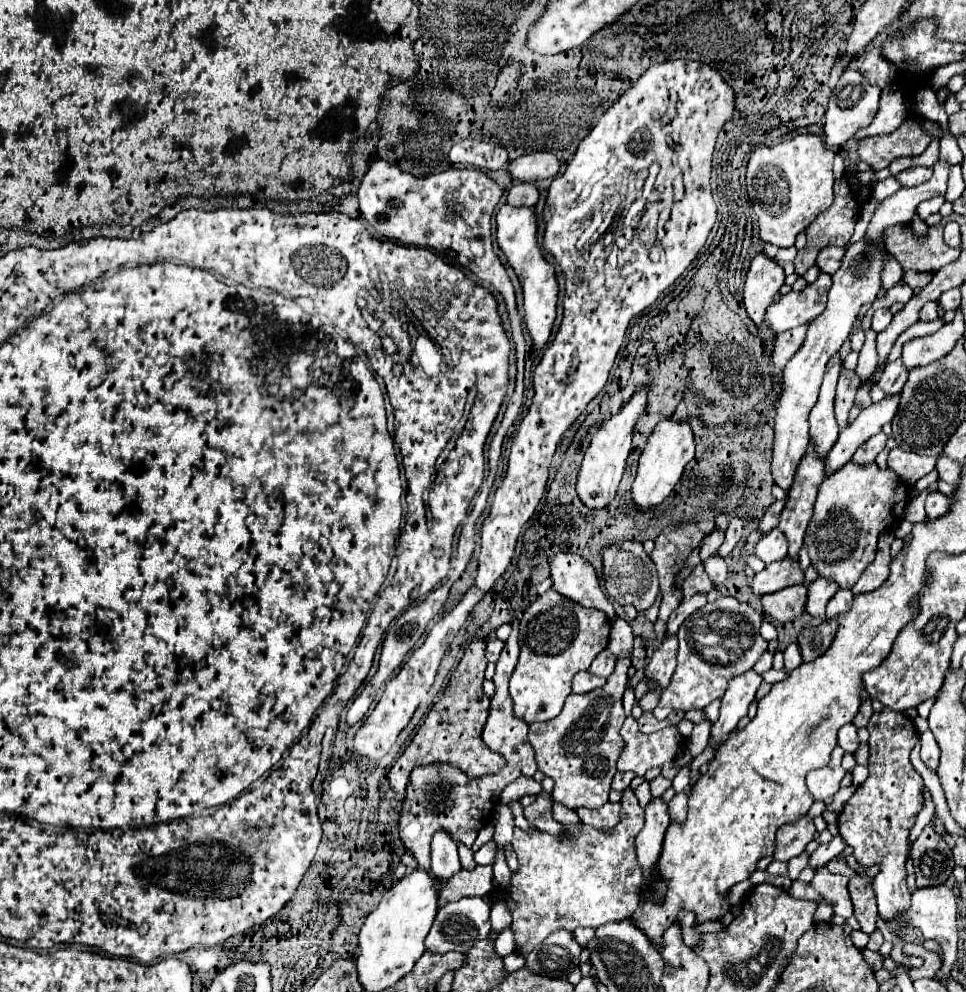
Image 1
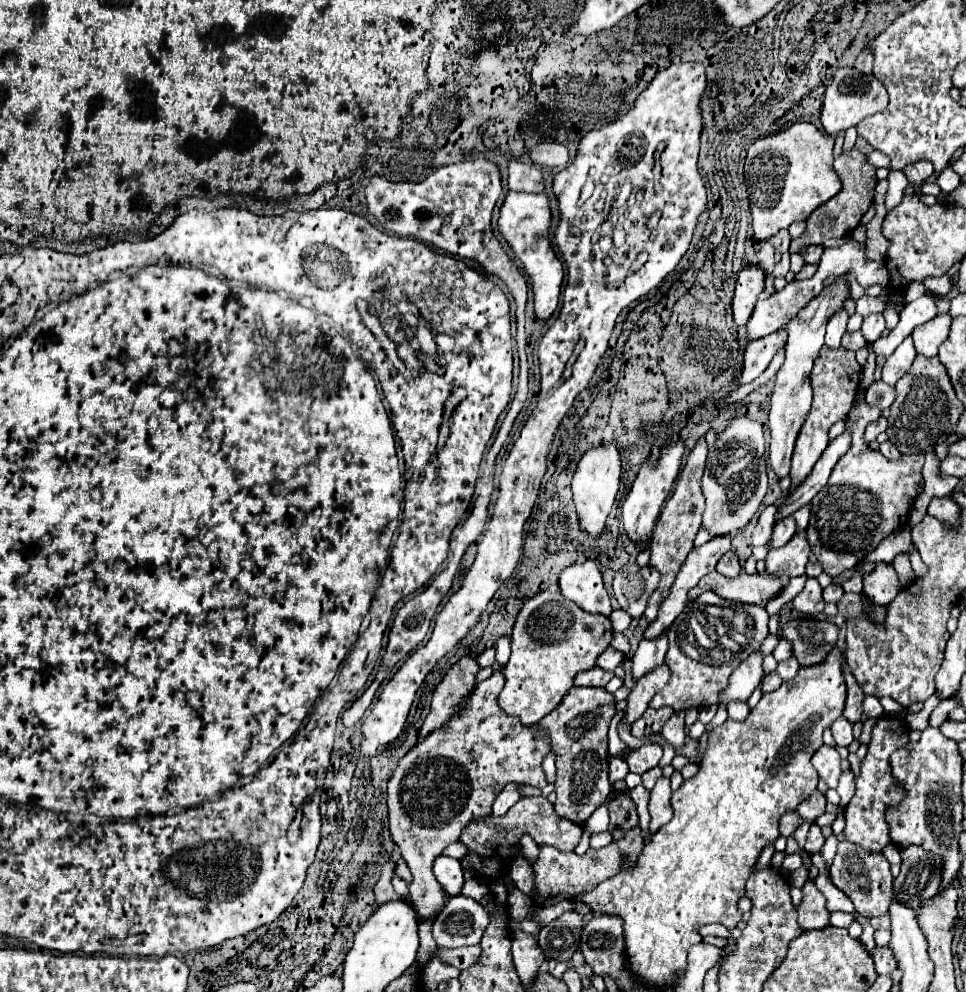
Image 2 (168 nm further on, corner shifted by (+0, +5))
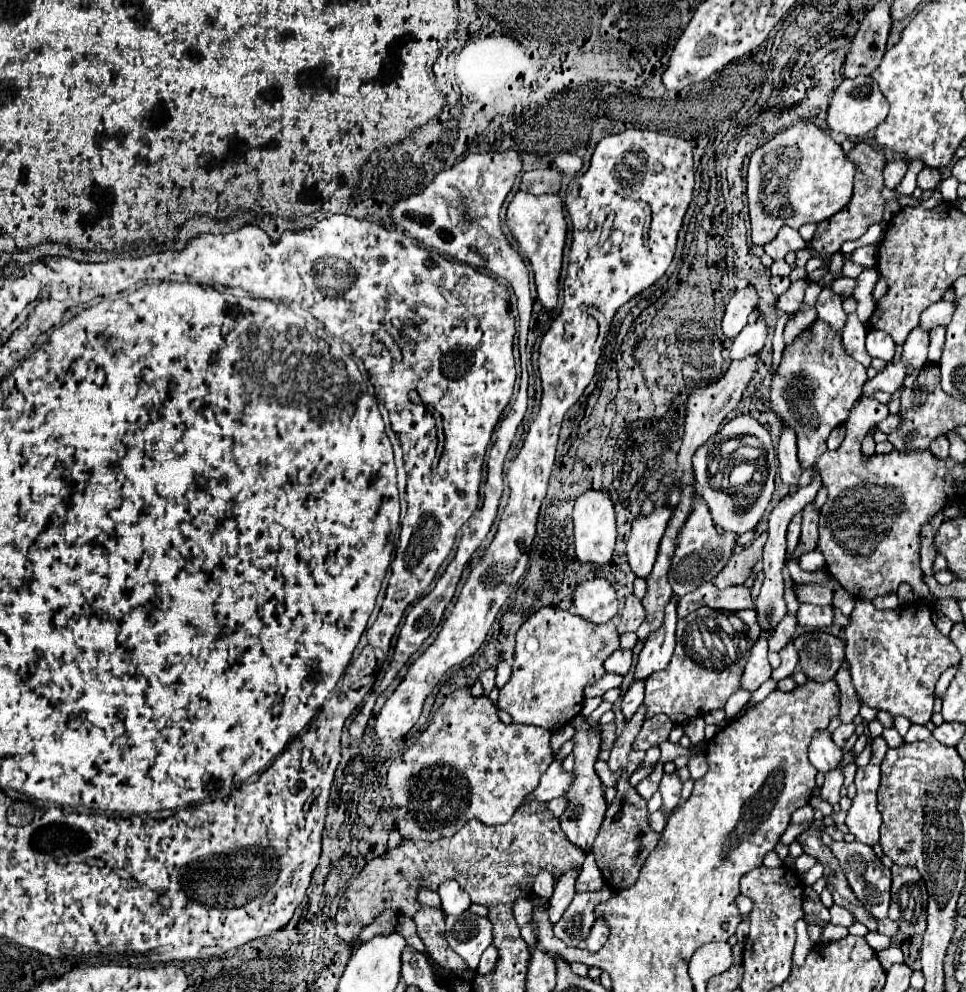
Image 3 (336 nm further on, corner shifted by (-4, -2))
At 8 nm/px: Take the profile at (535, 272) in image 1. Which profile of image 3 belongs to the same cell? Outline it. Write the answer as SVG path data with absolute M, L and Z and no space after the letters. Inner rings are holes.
M519 190L507 208L507 226L533 268L537 296L541 304L549 312L555 310L557 300L559 300L559 274L561 274L561 258L563 258L565 234L567 234L567 222L563 216L561 198L557 194L533 196Z

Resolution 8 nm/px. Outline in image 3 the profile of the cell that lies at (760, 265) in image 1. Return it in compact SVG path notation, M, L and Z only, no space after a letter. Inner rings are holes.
M745 286L741 290L737 290L729 304L727 304L727 312L723 316L723 334L727 338L735 338L747 324L747 318L751 314L751 310L757 306L759 302L759 294L757 290L753 290L753 286Z

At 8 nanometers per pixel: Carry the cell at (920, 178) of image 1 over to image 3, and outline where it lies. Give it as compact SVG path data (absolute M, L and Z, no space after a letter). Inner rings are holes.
M925 166L925 168L919 172L919 176L917 176L917 186L919 186L921 190L935 190L937 184L939 184L939 180L941 180L939 170Z

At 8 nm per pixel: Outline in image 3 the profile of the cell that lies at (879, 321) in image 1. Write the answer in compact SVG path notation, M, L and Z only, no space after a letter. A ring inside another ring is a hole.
M869 330L867 332L867 352L871 358L891 360L895 356L895 342L883 330Z

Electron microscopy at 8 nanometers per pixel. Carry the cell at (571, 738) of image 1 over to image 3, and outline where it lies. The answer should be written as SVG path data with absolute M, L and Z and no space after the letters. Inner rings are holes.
M579 714L575 720L571 720L569 726L573 726L573 730L575 730L575 734L573 734L573 742L575 742L575 746L573 746L573 756L575 756L573 774L575 774L575 778L573 778L569 790L565 792L567 808L559 820L561 820L561 830L567 834L567 838L575 846L589 852L593 842L595 842L595 836L601 828L601 822L605 818L605 810L607 810L603 784L595 772L595 762L597 762L599 752L601 752L601 730L599 730L599 724L591 726L583 714Z

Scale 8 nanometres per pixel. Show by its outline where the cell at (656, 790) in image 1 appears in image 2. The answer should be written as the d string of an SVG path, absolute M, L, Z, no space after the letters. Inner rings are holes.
M653 767L653 769L649 769L649 771L645 771L643 775L641 775L641 779L643 779L643 787L649 791L653 785L655 785L655 781L661 777L663 773L661 773L661 767Z

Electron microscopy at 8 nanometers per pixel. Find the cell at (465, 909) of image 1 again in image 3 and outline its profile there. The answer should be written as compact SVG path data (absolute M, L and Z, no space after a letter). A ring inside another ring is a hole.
M465 910L465 914L459 914L457 918L447 916L445 938L451 950L455 950L471 970L475 970L481 954L491 946L491 922L471 910Z

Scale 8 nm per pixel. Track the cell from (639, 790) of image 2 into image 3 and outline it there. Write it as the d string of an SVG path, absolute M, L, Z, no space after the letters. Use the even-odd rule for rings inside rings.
M657 810L657 812L653 812L653 814L649 816L649 826L651 826L651 830L657 832L657 834L663 832L665 822L667 822L667 816L663 814L663 810Z

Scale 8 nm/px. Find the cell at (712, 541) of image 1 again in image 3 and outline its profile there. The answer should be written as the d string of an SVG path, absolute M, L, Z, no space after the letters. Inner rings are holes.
M737 416L697 450L693 470L697 492L707 502L715 526L741 536L757 526L773 494L777 458L771 434L755 418Z

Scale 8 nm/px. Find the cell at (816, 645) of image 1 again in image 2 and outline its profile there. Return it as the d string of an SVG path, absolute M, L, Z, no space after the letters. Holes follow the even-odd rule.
M793 619L783 627L783 639L793 647L793 655L803 667L825 661L839 639L839 627L819 619Z

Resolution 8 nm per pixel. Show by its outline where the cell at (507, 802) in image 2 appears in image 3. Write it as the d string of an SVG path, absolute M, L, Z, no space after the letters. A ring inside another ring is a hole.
M553 762L547 772L541 776L541 782L539 782L539 788L533 790L531 794L525 796L525 802L533 802L533 800L539 800L539 802L549 802L557 796L563 796L565 790L569 790L569 782L571 782L571 772L563 772L561 770L561 764L559 762Z

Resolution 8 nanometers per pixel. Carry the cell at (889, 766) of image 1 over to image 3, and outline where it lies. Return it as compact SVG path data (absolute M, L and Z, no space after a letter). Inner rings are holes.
M875 738L871 748L873 748L873 754L869 764L865 768L859 768L855 774L857 794L853 798L853 804L845 820L855 840L867 846L879 844L879 826L881 826L881 814L877 810L877 788L879 788L879 776L881 776L879 766L889 746L883 738Z

